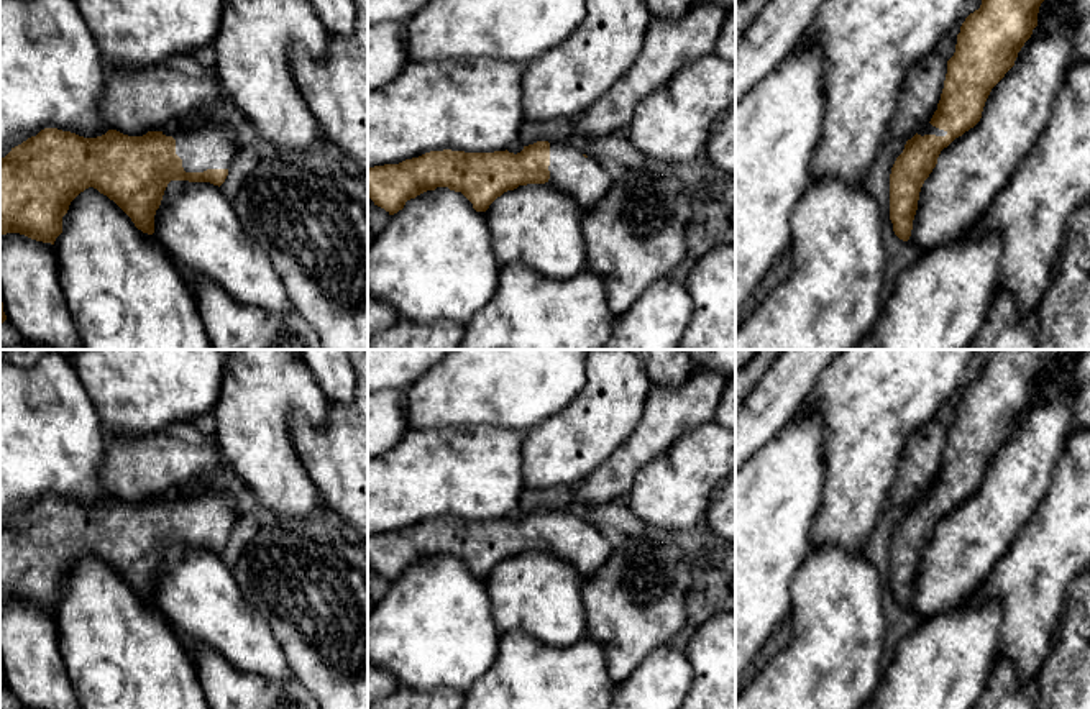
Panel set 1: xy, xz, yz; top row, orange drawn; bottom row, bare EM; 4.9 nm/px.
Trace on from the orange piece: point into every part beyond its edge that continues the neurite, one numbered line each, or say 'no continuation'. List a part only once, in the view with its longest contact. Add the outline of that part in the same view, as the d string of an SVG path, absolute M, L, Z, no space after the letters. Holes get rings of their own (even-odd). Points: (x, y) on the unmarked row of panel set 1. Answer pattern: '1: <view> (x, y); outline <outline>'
1: xy (212, 514); outline M215 489L190 499L172 494L164 497L163 502L176 507L176 522L182 527L185 540L230 537L240 519L233 499Z

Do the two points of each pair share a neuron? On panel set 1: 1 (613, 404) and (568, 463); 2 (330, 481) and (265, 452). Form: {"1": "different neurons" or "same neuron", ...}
{"1": "same neuron", "2": "different neurons"}

